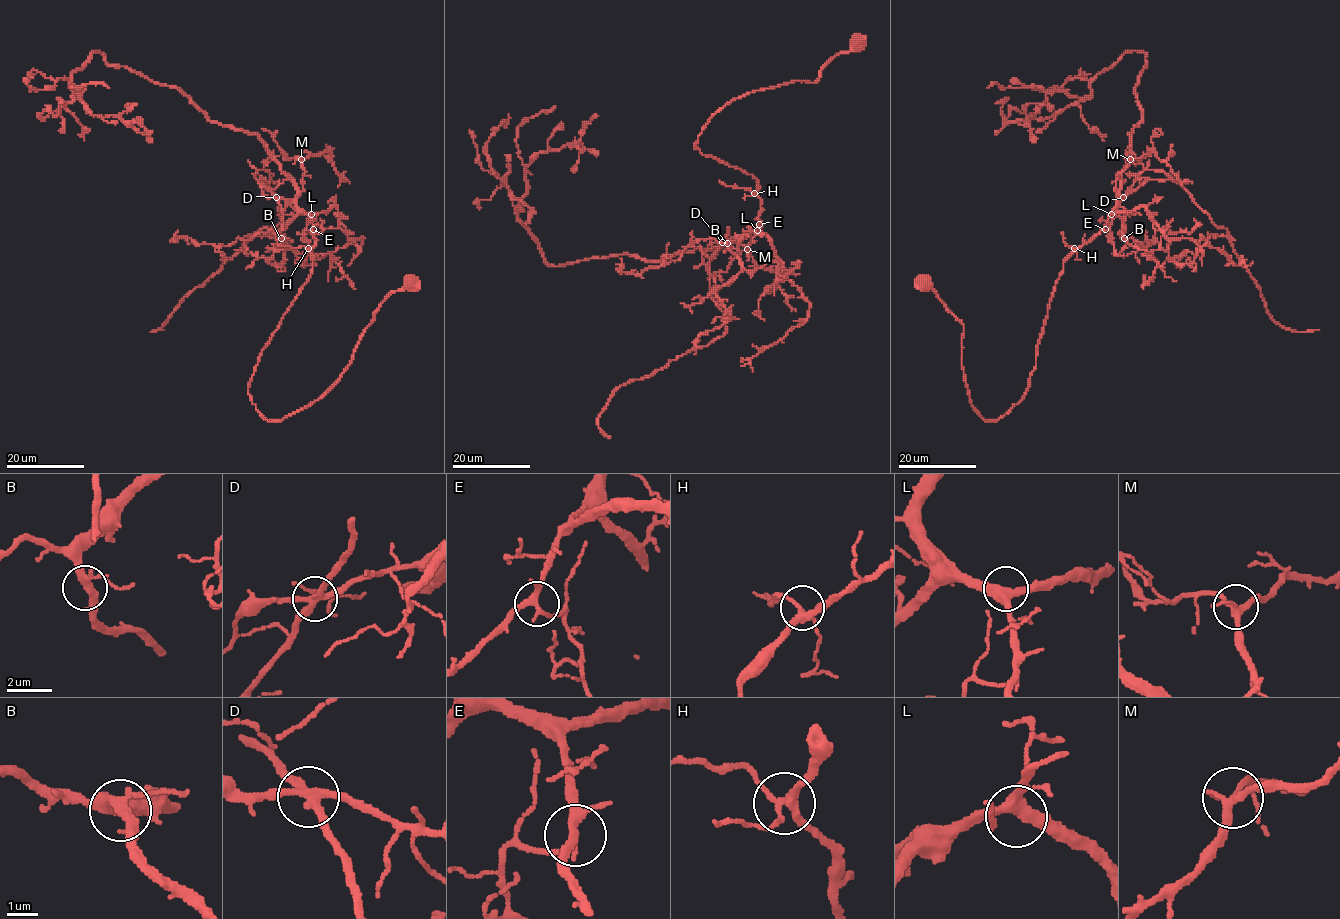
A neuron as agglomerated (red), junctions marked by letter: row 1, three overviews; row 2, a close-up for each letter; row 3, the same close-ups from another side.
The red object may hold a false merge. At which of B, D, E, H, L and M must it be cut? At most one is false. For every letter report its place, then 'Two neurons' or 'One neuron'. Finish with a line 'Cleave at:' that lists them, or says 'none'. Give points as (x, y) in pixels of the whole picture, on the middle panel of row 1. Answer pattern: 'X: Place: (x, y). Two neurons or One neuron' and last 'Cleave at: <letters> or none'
B: Place: (727, 243). One neuron
D: Place: (722, 242). Two neurons
E: Place: (759, 224). One neuron
H: Place: (754, 193). One neuron
L: Place: (757, 230). One neuron
M: Place: (747, 249). One neuron
Cleave at: D

